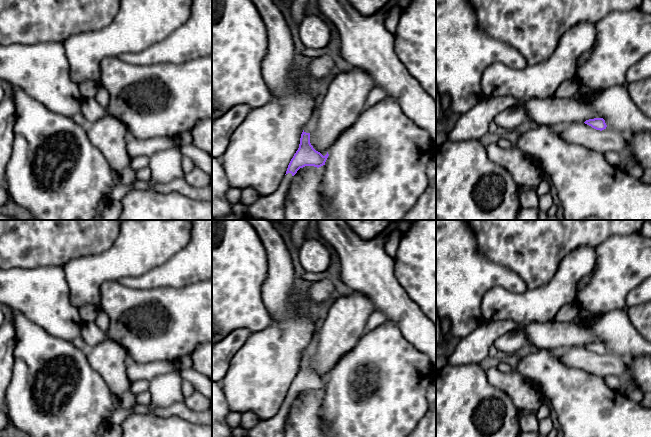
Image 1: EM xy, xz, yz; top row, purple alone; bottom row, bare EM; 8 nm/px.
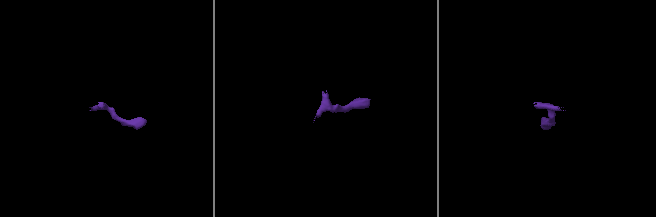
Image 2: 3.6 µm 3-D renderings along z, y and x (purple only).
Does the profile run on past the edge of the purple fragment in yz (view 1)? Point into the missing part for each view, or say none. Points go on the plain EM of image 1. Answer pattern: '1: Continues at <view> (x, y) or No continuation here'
1: No continuation here

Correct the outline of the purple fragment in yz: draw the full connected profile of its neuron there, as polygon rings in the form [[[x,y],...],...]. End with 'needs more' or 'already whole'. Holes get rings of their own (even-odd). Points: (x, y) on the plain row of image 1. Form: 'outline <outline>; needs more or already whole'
outline [[[603,342],[589,343],[589,344],[586,344],[584,347],[600,355],[606,353],[607,351],[605,344]]]; already whole

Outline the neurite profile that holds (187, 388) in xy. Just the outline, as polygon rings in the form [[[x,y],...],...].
[[[183,380],[181,385],[181,391],[184,397],[189,397],[195,391],[195,388],[192,383],[187,380]]]

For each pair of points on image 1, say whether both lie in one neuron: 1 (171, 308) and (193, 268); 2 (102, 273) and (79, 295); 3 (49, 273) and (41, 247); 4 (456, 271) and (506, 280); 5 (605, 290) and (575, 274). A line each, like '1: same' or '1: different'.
1: different
2: same
3: different
4: same
5: different

